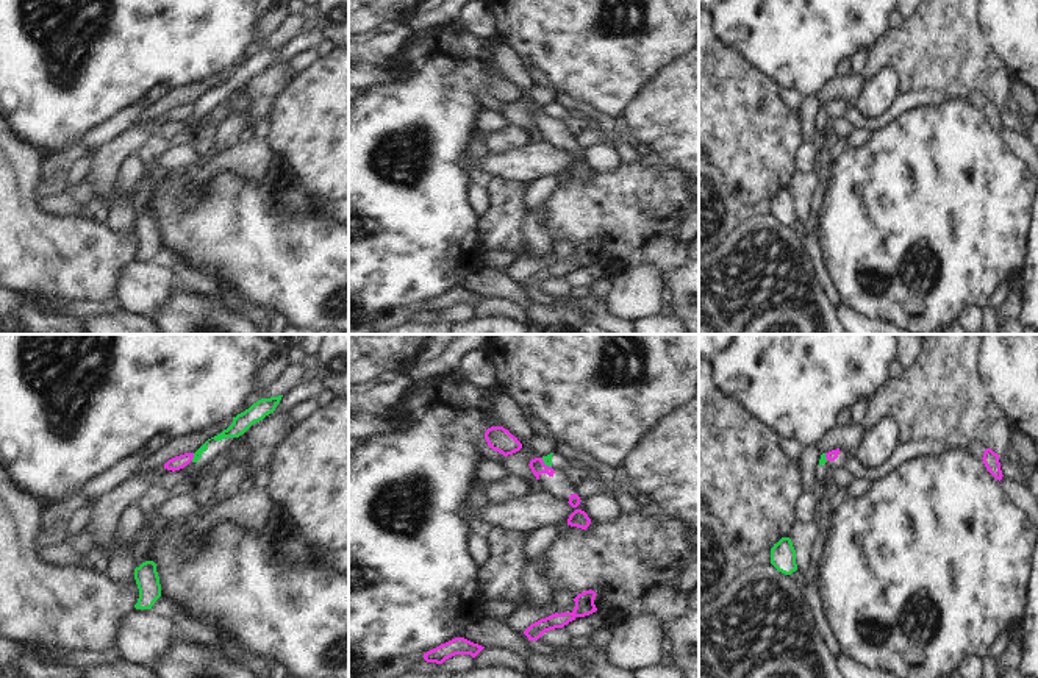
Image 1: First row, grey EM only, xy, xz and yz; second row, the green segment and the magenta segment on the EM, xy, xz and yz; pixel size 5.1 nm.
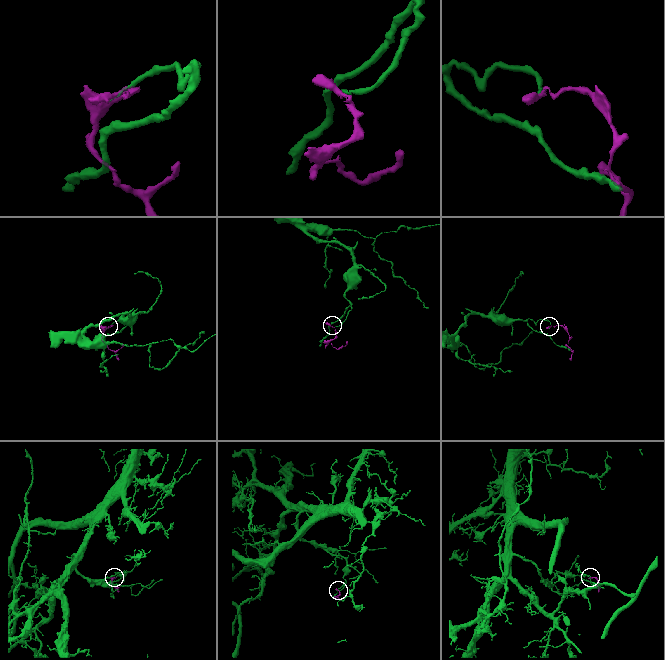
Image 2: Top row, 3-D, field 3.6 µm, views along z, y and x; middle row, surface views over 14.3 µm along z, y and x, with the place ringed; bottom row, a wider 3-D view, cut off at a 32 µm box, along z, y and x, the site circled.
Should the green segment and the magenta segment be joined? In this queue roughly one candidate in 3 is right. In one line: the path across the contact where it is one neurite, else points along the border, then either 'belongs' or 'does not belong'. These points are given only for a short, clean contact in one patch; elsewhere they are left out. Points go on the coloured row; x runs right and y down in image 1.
along xy (194, 453), (191, 460) | does not belong

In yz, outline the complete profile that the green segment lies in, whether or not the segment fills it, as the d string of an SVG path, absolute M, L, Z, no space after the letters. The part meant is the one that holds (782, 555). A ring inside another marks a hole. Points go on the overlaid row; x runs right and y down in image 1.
M782 537L771 548L771 564L782 573L791 575L797 570L796 550L789 537Z

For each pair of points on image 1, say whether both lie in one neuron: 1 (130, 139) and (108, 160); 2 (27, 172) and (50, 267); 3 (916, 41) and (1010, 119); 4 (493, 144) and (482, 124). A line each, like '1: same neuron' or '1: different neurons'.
1: same neuron
2: same neuron
3: same neuron
4: different neurons

